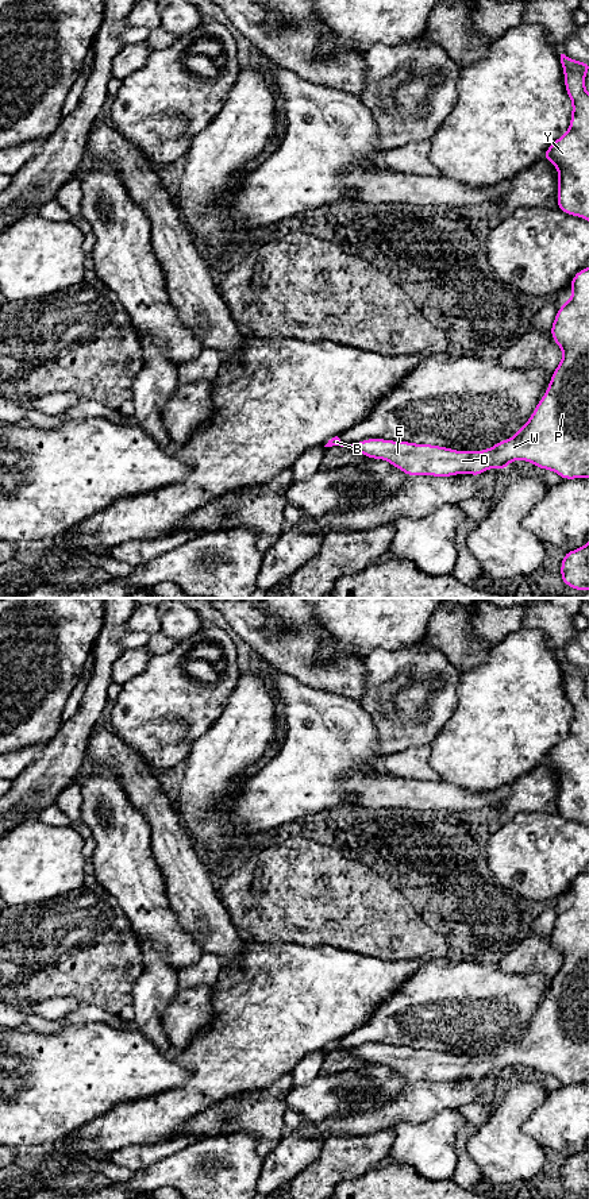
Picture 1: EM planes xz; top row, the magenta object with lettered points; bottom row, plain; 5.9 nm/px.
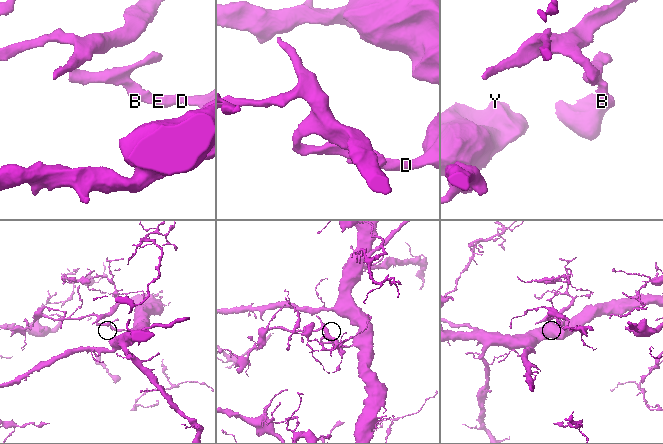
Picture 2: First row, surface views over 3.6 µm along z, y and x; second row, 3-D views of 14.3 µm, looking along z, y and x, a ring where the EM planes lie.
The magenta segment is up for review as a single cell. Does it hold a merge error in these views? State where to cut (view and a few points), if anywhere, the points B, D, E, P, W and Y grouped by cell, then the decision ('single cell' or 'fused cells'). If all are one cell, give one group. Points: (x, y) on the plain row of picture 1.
no cut | B D E P W Y | single cell

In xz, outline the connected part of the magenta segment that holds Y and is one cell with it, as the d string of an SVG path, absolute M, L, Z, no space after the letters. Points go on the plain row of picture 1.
M561 659L561 668L565 693L573 708L570 733L544 756L542 764L550 764L559 778L558 814L589 826L589 699L585 694L589 668L574 666L565 659Z

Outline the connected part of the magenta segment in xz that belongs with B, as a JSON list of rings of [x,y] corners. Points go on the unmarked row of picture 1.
[[[589,871],[580,875],[569,888],[571,903],[562,909],[550,934],[563,961],[530,1025],[512,1042],[484,1056],[457,1056],[432,1049],[366,1044],[343,1049],[338,1041],[324,1052],[349,1052],[370,1064],[385,1064],[409,1082],[481,1080],[490,1072],[504,1075],[512,1065],[521,1064],[543,1075],[555,1076],[562,1084],[589,1083]]]

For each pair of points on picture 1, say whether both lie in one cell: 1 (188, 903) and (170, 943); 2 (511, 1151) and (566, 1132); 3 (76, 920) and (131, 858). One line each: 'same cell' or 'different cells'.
1: different cells
2: different cells
3: different cells

